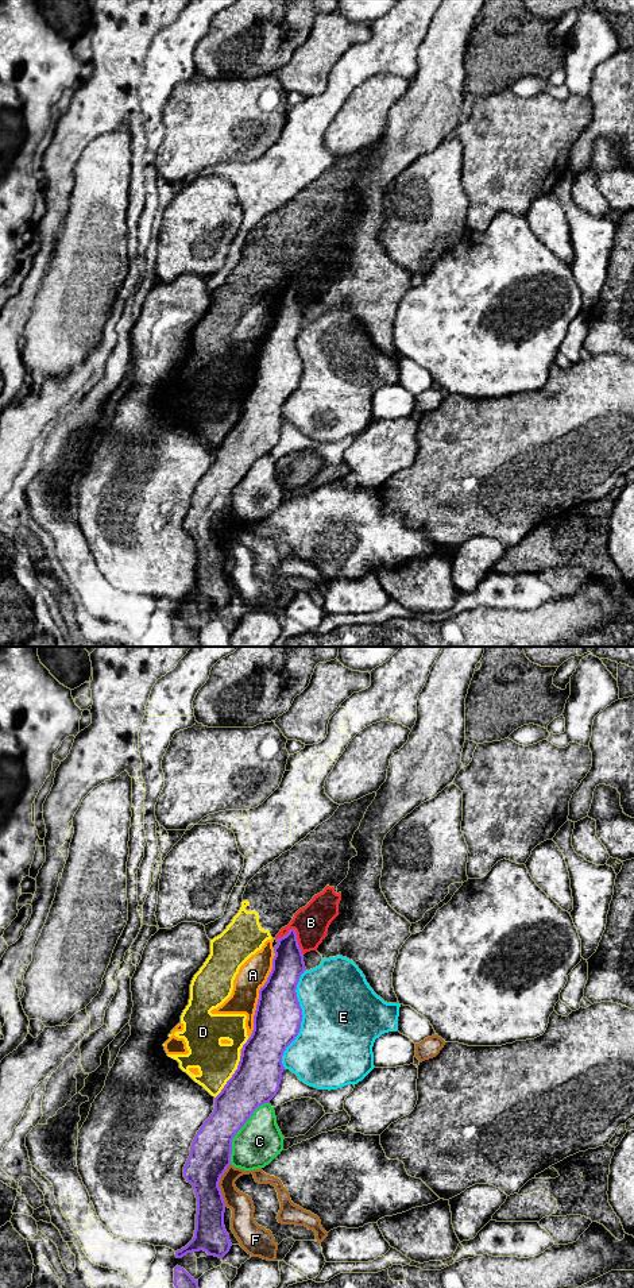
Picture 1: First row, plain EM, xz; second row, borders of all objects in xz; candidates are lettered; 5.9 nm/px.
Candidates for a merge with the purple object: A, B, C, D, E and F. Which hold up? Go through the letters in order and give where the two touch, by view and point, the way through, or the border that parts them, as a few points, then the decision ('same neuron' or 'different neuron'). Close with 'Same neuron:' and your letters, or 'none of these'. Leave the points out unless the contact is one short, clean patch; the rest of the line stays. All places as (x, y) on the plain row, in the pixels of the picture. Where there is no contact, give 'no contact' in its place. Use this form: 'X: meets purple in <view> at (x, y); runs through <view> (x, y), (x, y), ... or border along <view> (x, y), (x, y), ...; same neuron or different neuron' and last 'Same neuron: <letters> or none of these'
A: meets purple in xz at (259, 346); different neuron
B: meets purple in xz at (296, 285); different neuron
C: meets purple in xz at (239, 481); different neuron
D: meets purple in xz at (231, 430); different neuron
E: meets purple in xz at (301, 371); different neuron
F: meets purple in xz at (217, 538); different neuron
Same neuron: none of these

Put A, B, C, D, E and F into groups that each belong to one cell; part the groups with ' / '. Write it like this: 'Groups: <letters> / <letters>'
Groups: A B D / C / E / F

